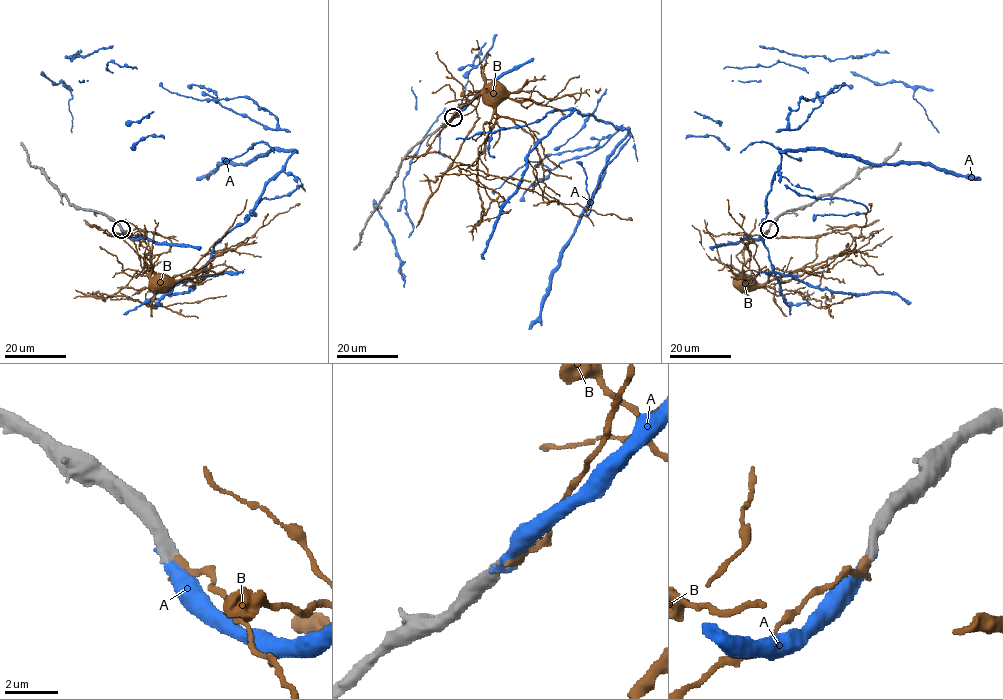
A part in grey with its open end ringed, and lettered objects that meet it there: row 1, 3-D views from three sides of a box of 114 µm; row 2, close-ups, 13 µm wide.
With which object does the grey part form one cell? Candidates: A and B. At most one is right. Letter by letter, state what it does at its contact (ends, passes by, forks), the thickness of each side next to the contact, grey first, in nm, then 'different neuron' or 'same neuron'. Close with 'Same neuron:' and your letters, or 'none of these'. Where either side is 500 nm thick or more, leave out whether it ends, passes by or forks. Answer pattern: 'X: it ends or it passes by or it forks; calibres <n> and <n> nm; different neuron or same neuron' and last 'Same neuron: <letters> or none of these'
A: calibres 500 and 360 nm; same neuron
B: it ends; calibres 480 and 320 nm; different neuron
Same neuron: A

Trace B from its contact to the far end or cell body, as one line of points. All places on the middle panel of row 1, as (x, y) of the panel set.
B: (454, 118), (470, 91), (484, 90), (491, 84)

